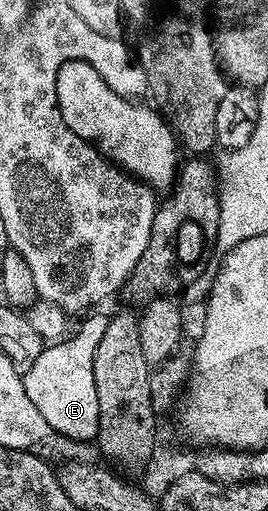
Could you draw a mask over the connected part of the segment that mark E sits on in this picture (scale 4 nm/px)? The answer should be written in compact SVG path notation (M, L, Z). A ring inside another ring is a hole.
M91 312L84 317L88 318L76 334L74 331L64 341L44 345L41 356L37 356L37 360L33 360L33 364L29 364L29 368L22 371L25 396L29 396L29 401L37 407L37 412L41 412L49 428L69 440L84 444L94 443L98 439L101 424L101 411L97 404L97 380L93 380L93 356L97 352L97 344L101 344L101 336L105 336L108 315L95 313L99 312Z

